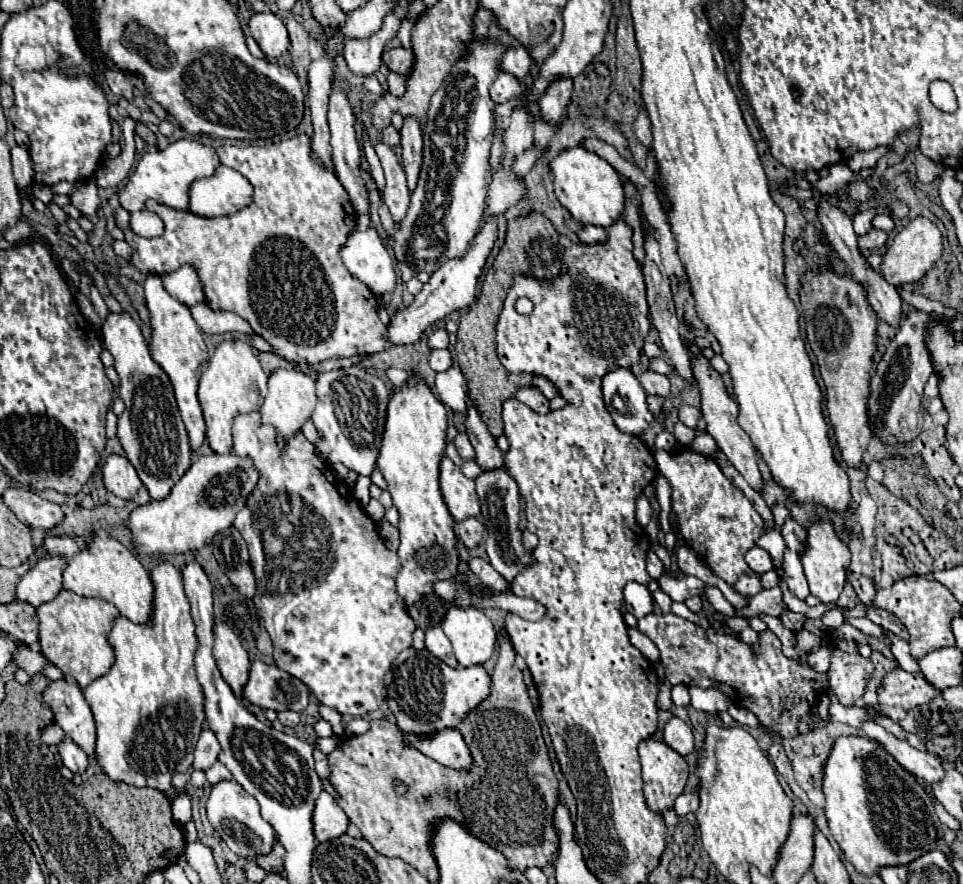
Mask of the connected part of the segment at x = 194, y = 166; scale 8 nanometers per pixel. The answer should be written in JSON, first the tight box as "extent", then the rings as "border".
{"extent":[120,140,220,238],"border":[[[176,140],[172,144],[168,144],[168,148],[158,150],[158,152],[146,152],[136,170],[130,174],[128,184],[124,186],[124,190],[120,192],[121,206],[130,206],[128,214],[130,214],[130,230],[138,236],[146,236],[146,238],[154,238],[154,236],[162,236],[164,234],[164,224],[160,220],[158,214],[150,212],[144,204],[146,200],[156,200],[160,204],[176,208],[177,210],[188,210],[189,196],[188,186],[206,176],[214,176],[216,168],[220,166],[220,158],[216,154],[216,150],[210,144],[202,144],[200,140]]]}

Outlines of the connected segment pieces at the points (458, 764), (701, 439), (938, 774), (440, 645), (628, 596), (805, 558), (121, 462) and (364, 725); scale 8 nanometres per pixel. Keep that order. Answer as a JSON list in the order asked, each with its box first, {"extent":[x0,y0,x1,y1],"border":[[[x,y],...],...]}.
[{"extent":[404,730,472,770],"border":[[[458,730],[436,732],[436,736],[432,736],[432,740],[420,740],[418,736],[412,736],[412,734],[404,734],[404,736],[420,752],[424,752],[426,756],[434,758],[436,762],[440,762],[452,770],[468,770],[472,766],[470,746],[464,742],[464,738]]]},{"extent":[688,433,718,456],"border":[[[708,433],[696,436],[688,447],[695,452],[700,452],[708,456],[713,455],[718,449],[715,440]]]},{"extent":[864,722,944,784],"border":[[[864,722],[864,734],[878,740],[896,758],[896,762],[900,762],[916,778],[922,778],[928,784],[932,784],[944,776],[944,768],[938,758],[930,756],[928,752],[920,752],[920,750],[912,748],[906,740],[896,738],[886,728],[882,728],[874,722]]]},{"extent":[426,626,458,668],"border":[[[440,626],[426,630],[426,648],[428,648],[436,658],[440,658],[442,662],[446,662],[448,666],[458,668],[458,660],[454,658],[452,644],[450,644],[448,636],[442,632]]]},{"extent":[624,582,654,618],"border":[[[636,582],[626,584],[624,602],[626,602],[626,610],[630,614],[634,614],[636,618],[644,618],[644,616],[652,614],[652,610],[654,610],[654,600],[652,600],[650,590]]]},{"extent":[800,518,852,604],"border":[[[818,518],[810,524],[810,528],[806,528],[806,540],[804,540],[800,556],[802,556],[802,564],[804,564],[804,574],[810,584],[810,592],[816,598],[820,598],[824,604],[834,604],[844,588],[852,552],[850,552],[848,544],[838,536],[838,532],[834,530],[834,524],[830,520]]]},{"extent":[102,454,142,500],"border":[[[112,454],[106,458],[102,466],[102,480],[108,492],[124,500],[132,500],[136,492],[142,488],[142,482],[134,466],[124,456],[118,456],[118,454]]]},{"extent":[344,718,370,738],"border":[[[352,718],[352,720],[346,722],[346,726],[344,726],[344,736],[346,736],[346,738],[358,736],[358,734],[364,734],[368,728],[370,728],[370,722],[368,722],[368,720],[364,720],[364,718]]]}]

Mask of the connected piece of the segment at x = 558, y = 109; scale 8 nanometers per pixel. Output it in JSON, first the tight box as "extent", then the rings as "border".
{"extent":[540,78,572,124],"border":[[[556,78],[548,84],[544,94],[540,96],[540,112],[542,118],[550,124],[560,124],[566,112],[566,104],[570,102],[572,78]]]}

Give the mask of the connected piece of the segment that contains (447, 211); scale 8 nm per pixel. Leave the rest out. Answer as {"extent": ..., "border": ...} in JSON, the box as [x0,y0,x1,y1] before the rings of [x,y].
{"extent":[388,42,504,274],"border":[[[490,42],[486,46],[472,44],[470,58],[458,60],[452,66],[450,74],[430,100],[428,120],[424,128],[424,164],[420,170],[418,186],[412,192],[412,202],[406,216],[394,226],[394,236],[388,238],[396,262],[408,264],[414,272],[434,274],[444,262],[462,258],[480,228],[486,202],[486,178],[490,176],[488,152],[494,134],[494,102],[488,96],[488,88],[498,72],[502,52],[504,48],[498,42]]]}

